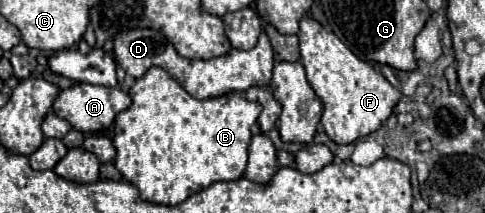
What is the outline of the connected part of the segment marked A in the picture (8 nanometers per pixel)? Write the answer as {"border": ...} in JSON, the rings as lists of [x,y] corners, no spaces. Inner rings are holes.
{"border":[[[79,83],[69,89],[63,89],[53,103],[55,115],[59,115],[61,119],[67,119],[73,125],[73,129],[81,133],[97,133],[97,131],[109,129],[115,117],[129,107],[131,107],[131,97],[119,87],[103,87],[103,85],[91,85],[91,83]]]}

